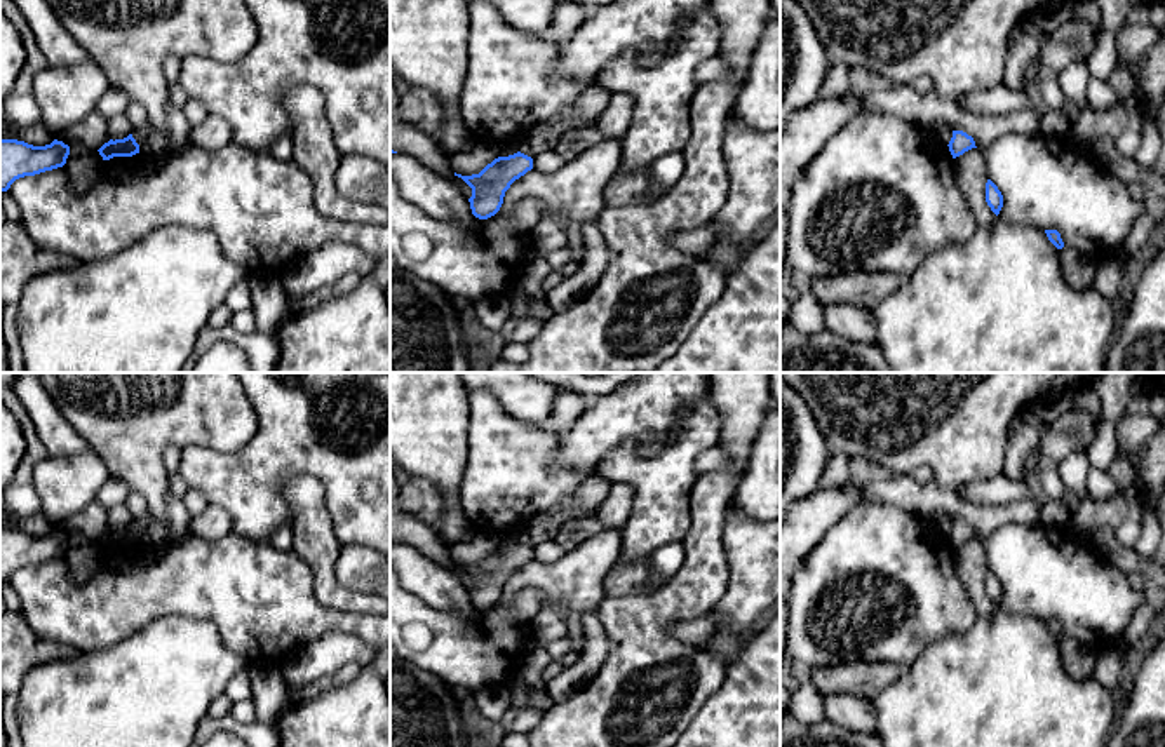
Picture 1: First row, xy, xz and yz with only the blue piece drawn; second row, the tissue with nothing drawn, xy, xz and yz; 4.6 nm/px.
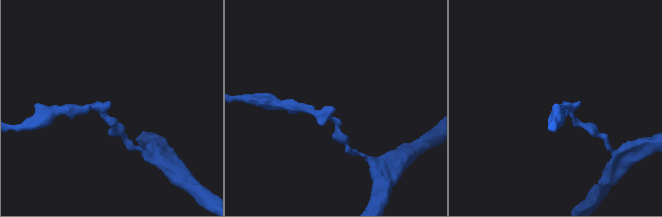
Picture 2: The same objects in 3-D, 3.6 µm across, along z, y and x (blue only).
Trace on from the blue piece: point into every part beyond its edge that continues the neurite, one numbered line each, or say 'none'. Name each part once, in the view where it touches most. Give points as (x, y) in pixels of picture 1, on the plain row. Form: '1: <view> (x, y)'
none

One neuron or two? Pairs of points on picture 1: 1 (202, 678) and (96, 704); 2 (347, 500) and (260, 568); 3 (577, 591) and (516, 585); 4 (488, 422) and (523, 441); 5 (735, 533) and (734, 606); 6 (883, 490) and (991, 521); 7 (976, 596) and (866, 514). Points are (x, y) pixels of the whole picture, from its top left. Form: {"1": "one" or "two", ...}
{"1": "one", "2": "two", "3": "one", "4": "one", "5": "one", "6": "one", "7": "two"}

